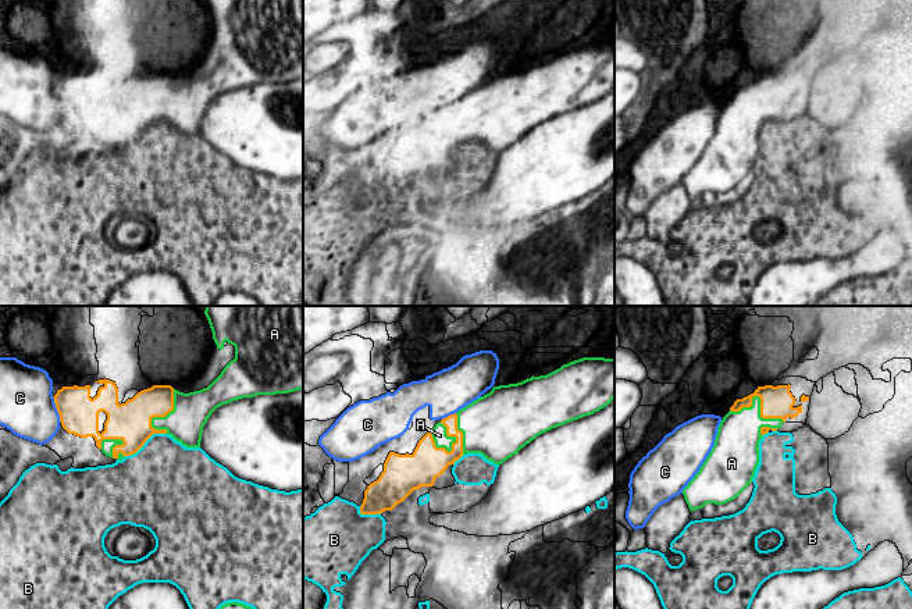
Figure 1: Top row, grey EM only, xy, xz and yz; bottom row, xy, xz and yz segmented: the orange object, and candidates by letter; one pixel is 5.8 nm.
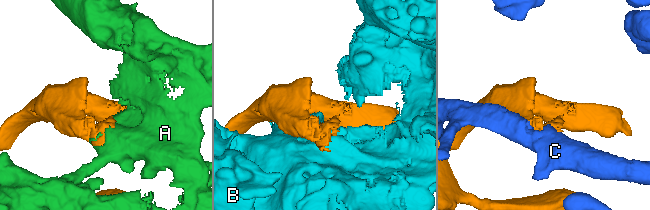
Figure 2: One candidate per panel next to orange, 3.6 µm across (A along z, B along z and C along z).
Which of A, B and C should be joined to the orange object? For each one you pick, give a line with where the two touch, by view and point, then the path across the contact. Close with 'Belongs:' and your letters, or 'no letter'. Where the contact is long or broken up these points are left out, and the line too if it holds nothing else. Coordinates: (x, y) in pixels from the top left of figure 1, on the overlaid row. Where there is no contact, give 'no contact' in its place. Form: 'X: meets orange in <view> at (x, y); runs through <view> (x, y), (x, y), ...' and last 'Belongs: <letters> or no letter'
A: meets orange in yz at (761, 402)
Belongs: A

